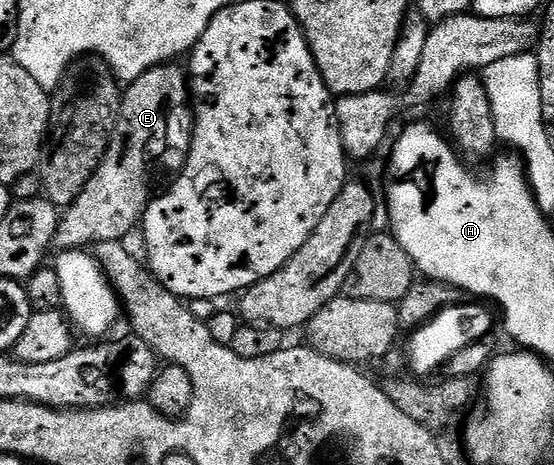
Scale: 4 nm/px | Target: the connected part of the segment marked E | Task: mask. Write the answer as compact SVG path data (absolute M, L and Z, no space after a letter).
M169 63L166 65L156 65L153 69L148 69L146 75L142 75L138 79L134 79L123 90L122 100L120 102L120 117L116 121L116 126L112 132L112 138L110 143L106 147L106 155L100 161L100 165L94 171L94 175L90 179L90 183L86 183L86 187L82 187L82 195L78 195L78 199L74 199L72 205L67 206L60 213L60 221L56 225L56 234L52 240L53 246L60 251L80 251L85 247L95 247L98 243L110 243L111 241L124 241L127 238L127 233L132 228L141 224L145 211L148 209L148 202L152 200L154 196L154 190L152 190L152 176L155 175L159 169L169 169L172 175L175 175L184 168L186 159L188 158L188 152L192 146L192 126L194 124L194 109L190 104L190 78L183 68L179 69L179 64Z

